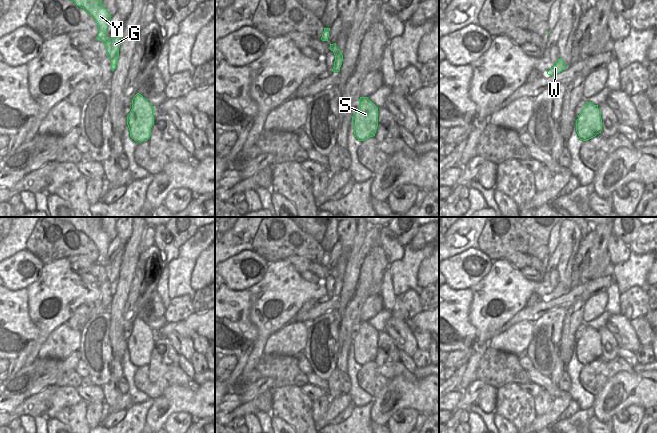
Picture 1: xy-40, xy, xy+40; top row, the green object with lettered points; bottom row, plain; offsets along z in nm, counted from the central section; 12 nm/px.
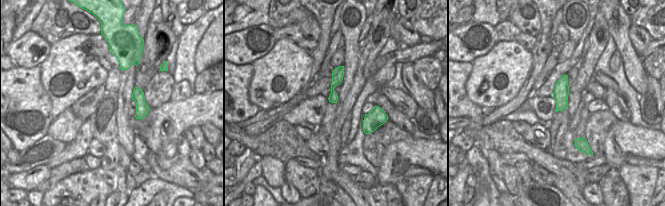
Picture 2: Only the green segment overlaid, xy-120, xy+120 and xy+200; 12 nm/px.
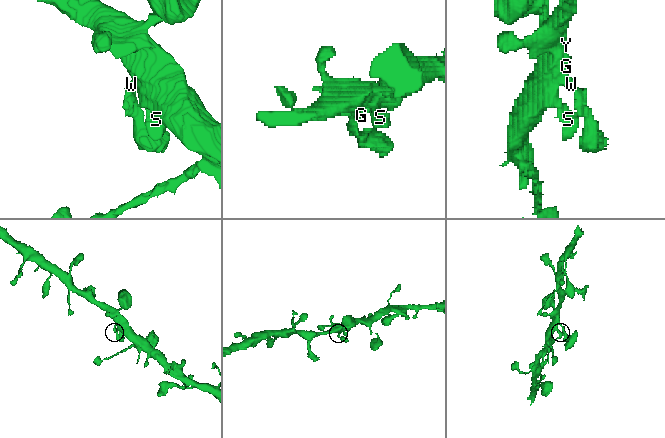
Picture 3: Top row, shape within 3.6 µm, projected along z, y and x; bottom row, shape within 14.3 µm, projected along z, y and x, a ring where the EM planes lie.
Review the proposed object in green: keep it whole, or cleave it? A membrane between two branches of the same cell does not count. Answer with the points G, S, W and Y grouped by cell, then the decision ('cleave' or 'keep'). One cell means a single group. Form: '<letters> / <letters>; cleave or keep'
G S W Y; keep

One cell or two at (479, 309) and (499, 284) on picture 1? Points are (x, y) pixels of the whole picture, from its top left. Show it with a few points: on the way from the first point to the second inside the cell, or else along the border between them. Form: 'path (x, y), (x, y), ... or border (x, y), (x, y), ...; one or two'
path (485, 303), (498, 290); one

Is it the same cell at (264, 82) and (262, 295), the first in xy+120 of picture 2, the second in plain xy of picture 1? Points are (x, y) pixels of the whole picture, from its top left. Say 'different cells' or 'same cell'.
same cell

